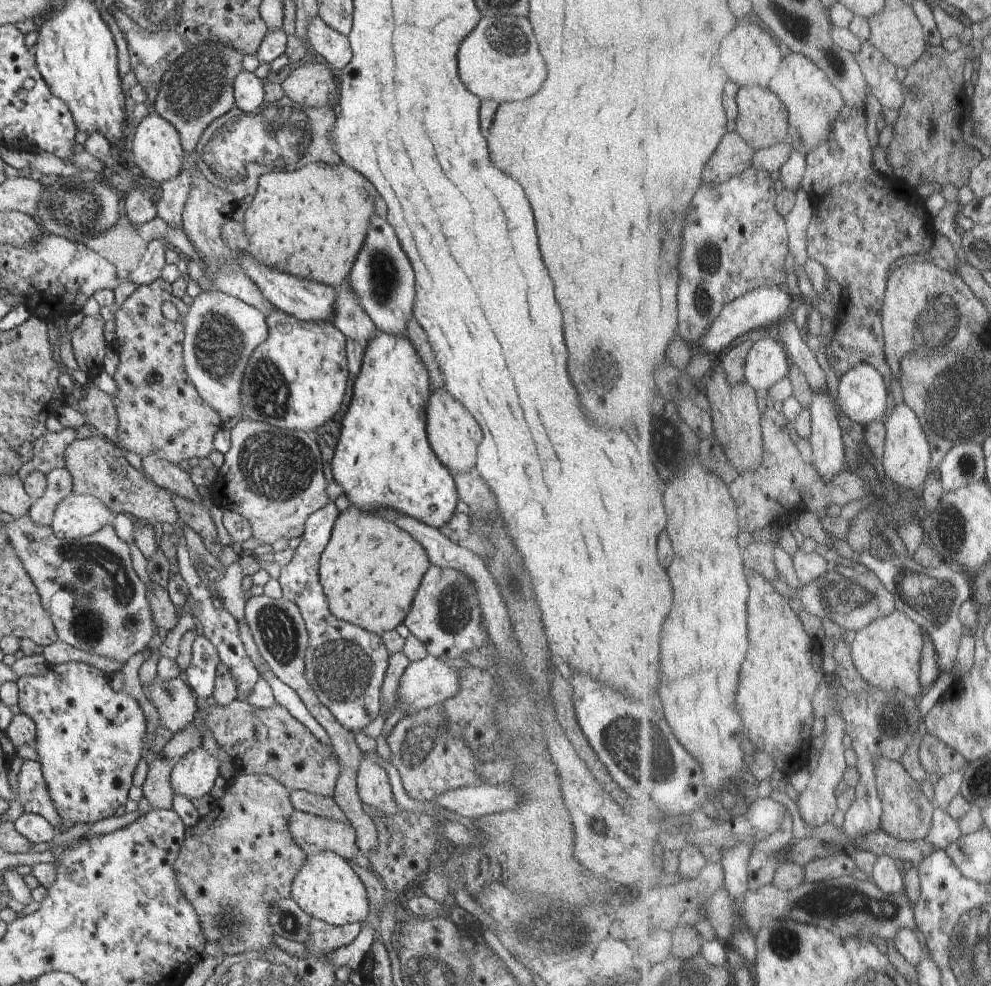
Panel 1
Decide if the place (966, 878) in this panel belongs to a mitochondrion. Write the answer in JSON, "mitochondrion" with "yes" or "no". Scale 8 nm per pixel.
{"mitochondrion":"no"}

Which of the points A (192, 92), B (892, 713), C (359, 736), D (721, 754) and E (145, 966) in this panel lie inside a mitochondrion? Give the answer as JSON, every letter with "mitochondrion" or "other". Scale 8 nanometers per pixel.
{"A":"mitochondrion","B":"mitochondrion","C":"other","D":"other","E":"other"}

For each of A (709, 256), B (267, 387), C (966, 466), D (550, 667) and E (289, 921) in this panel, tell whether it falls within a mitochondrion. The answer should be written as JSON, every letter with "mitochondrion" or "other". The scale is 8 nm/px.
{"A":"mitochondrion","B":"mitochondrion","C":"mitochondrion","D":"other","E":"mitochondrion"}

